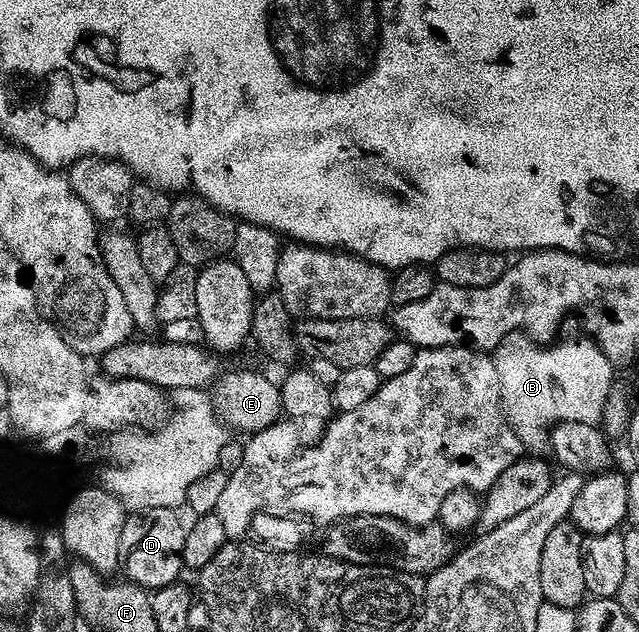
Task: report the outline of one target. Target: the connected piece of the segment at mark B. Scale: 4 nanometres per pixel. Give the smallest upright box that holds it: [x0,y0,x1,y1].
[493,331,613,452]

